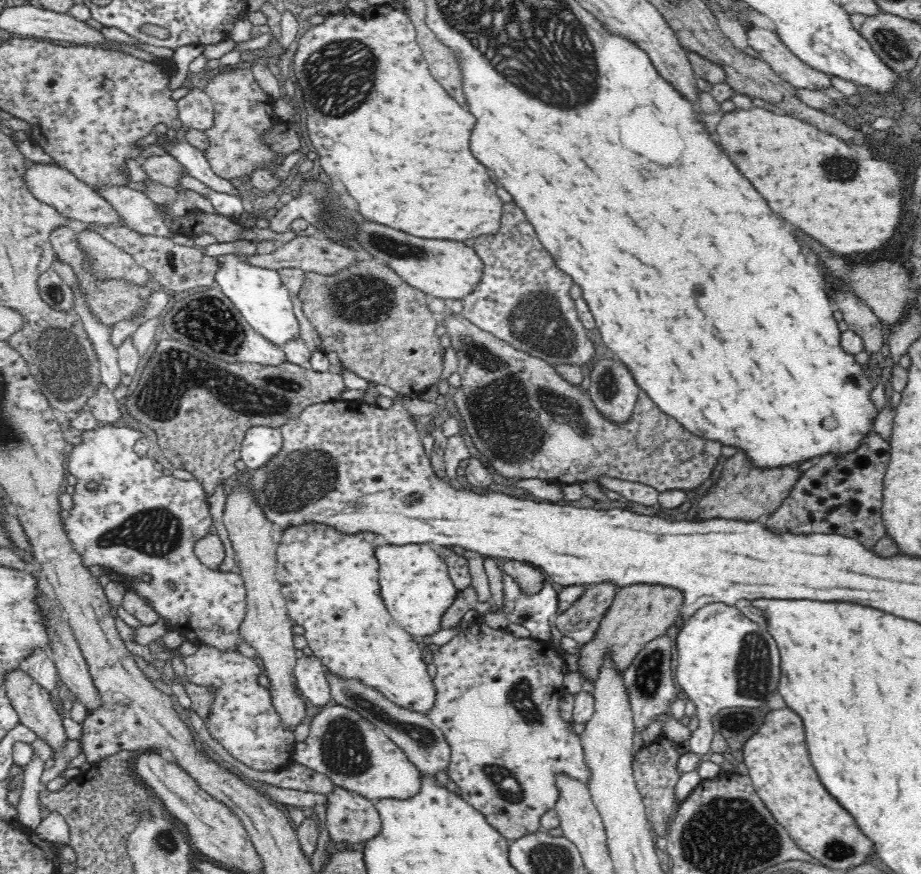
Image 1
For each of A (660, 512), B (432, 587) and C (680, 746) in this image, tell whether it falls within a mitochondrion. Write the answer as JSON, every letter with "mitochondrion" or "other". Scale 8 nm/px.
{"A":"other","B":"other","C":"other"}

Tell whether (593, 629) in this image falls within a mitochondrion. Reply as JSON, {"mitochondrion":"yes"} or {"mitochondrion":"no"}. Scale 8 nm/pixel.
{"mitochondrion":"no"}

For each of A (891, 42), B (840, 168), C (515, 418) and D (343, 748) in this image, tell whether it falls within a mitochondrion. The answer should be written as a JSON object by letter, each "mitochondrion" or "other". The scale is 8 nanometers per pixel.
{"A":"mitochondrion","B":"mitochondrion","C":"mitochondrion","D":"mitochondrion"}

